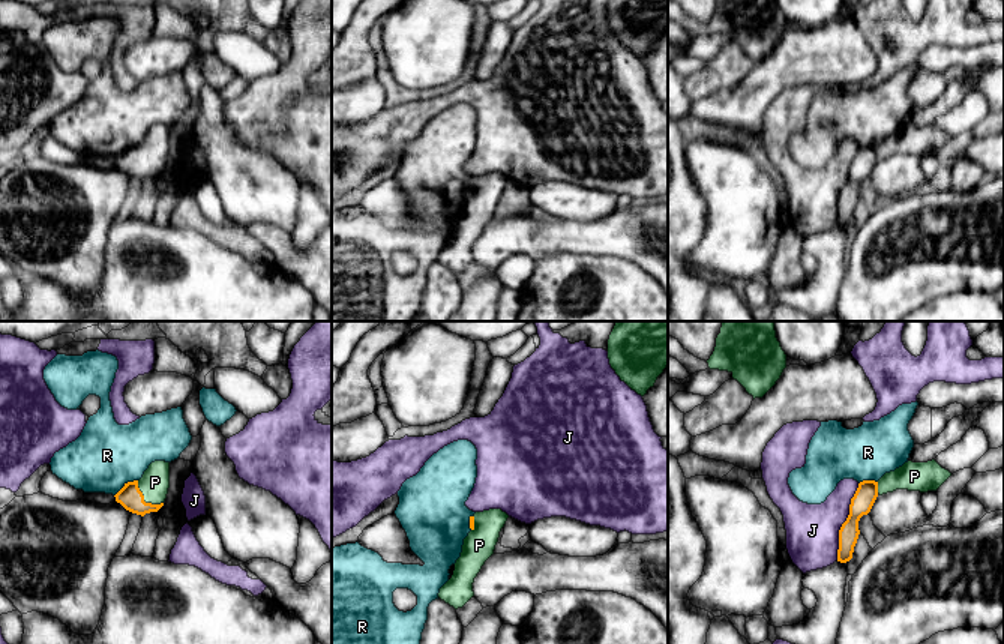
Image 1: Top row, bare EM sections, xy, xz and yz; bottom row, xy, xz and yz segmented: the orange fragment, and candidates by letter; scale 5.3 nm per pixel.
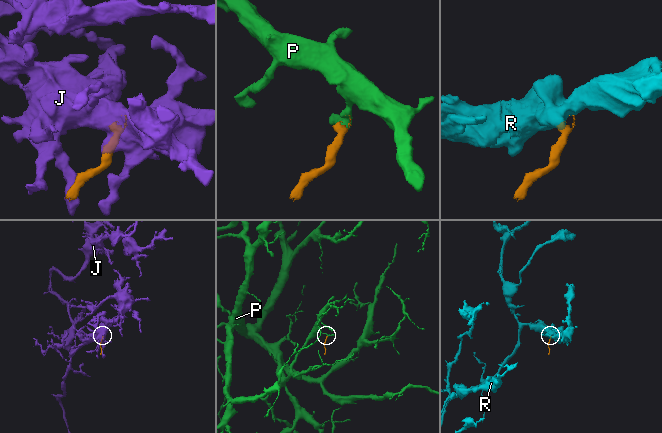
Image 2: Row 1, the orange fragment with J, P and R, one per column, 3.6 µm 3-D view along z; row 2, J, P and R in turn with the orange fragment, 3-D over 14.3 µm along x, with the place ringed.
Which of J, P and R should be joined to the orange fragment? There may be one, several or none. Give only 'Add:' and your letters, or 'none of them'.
Add: P

